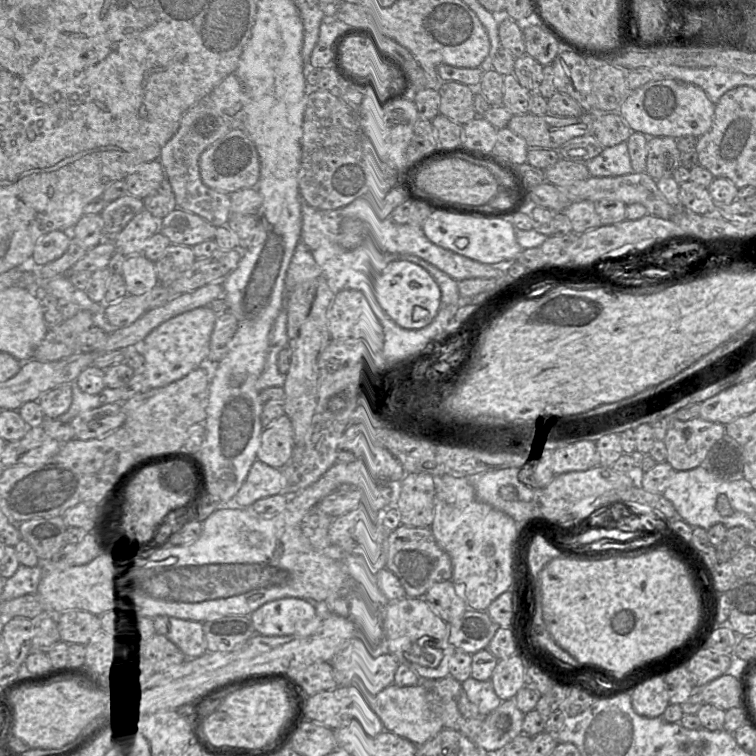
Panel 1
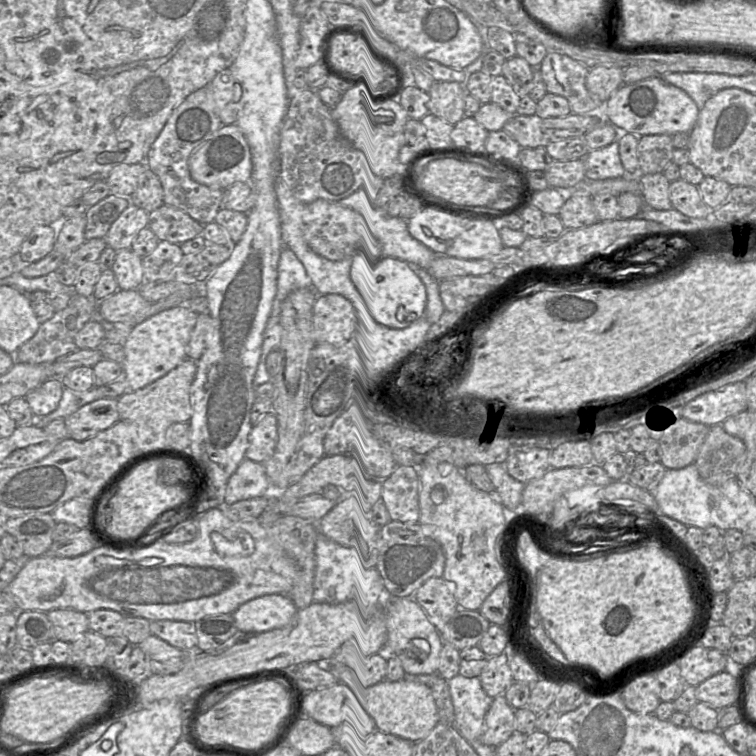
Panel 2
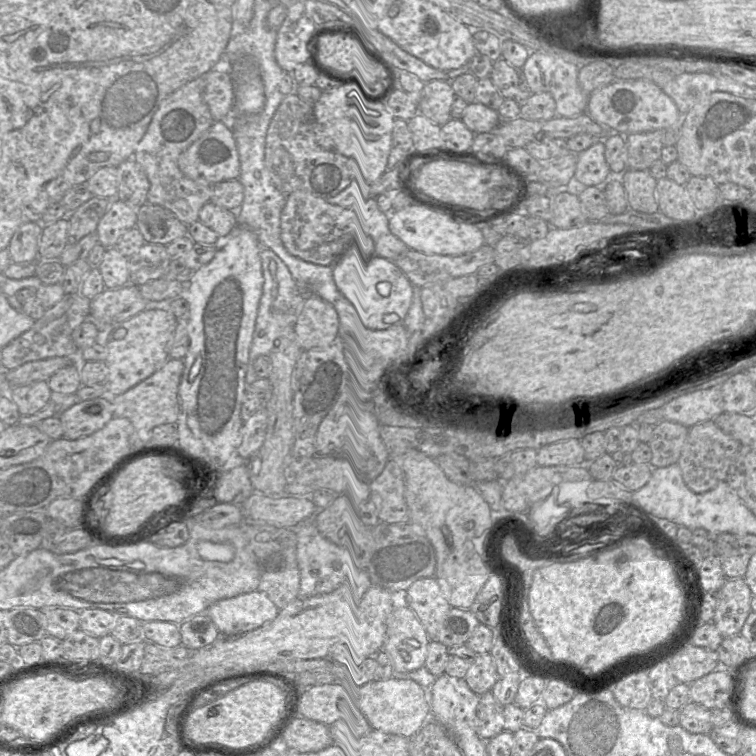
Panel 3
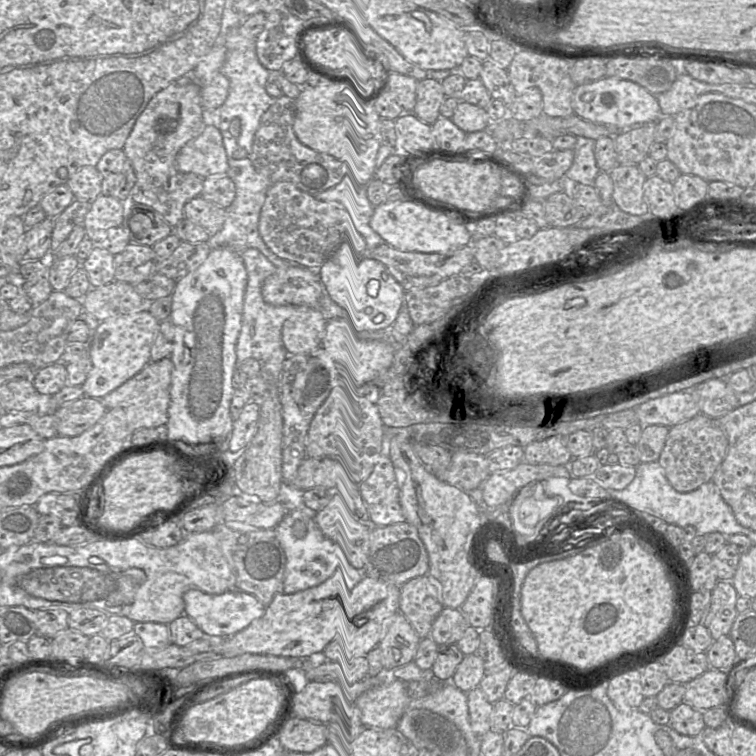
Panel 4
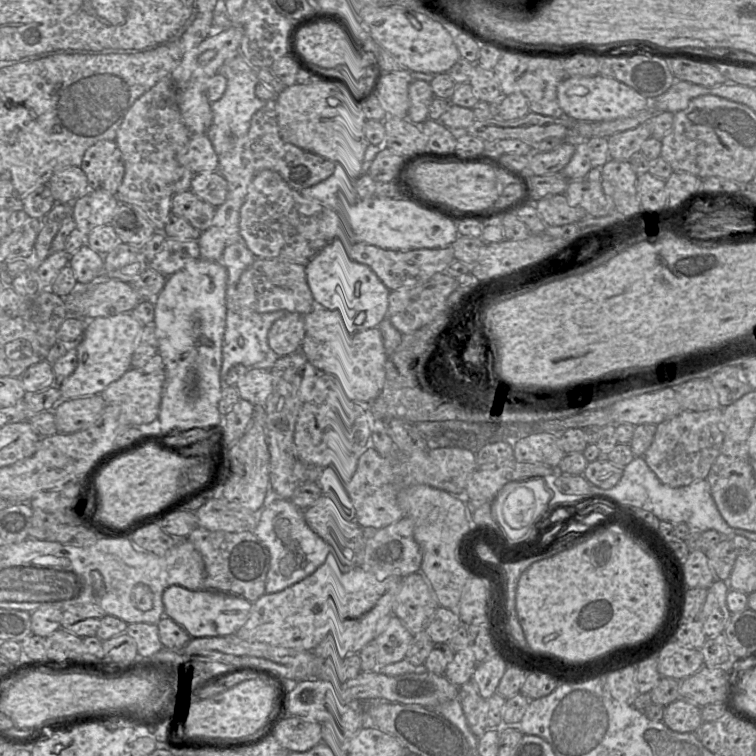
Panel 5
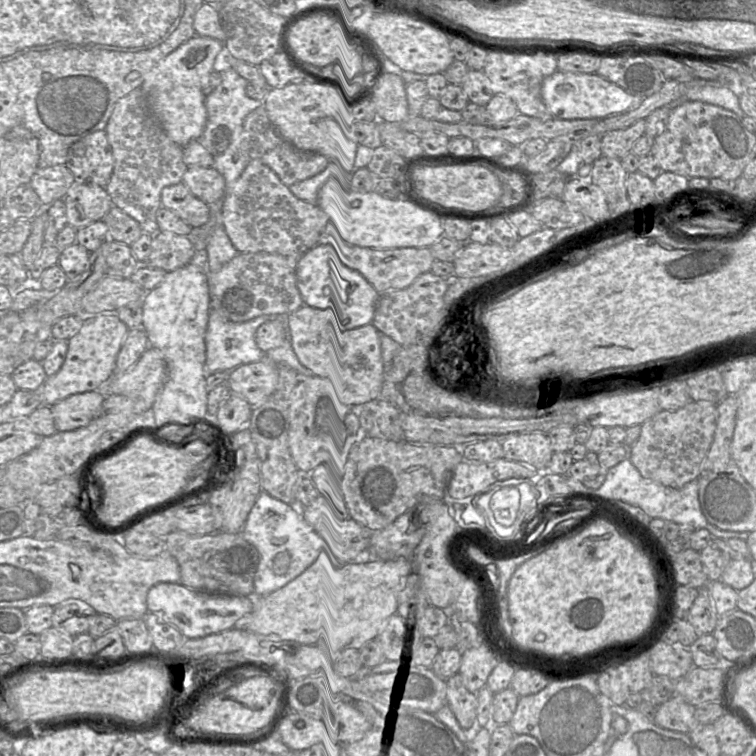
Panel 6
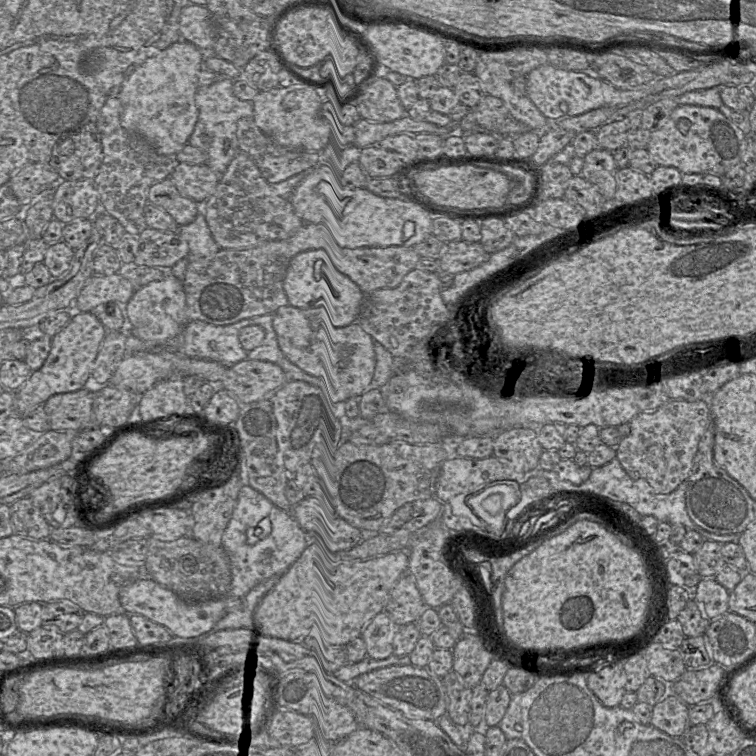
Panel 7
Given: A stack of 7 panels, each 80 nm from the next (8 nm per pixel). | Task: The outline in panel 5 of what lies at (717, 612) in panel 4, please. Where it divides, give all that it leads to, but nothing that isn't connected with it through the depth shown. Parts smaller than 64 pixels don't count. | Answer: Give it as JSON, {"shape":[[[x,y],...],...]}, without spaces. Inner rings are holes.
{"shape":[[[715,580],[707,589],[707,597],[697,619],[707,638],[721,635],[730,618],[726,597],[730,587],[727,581]]]}

